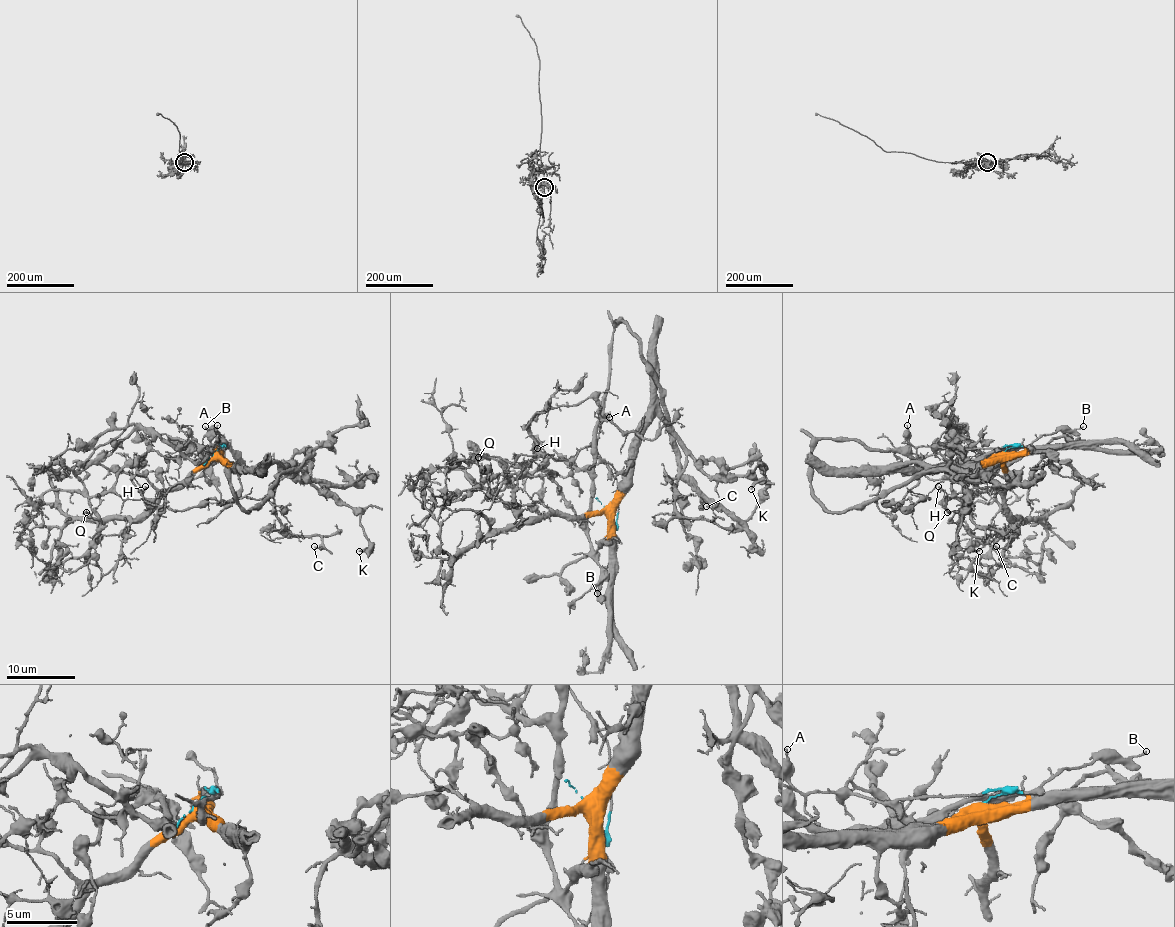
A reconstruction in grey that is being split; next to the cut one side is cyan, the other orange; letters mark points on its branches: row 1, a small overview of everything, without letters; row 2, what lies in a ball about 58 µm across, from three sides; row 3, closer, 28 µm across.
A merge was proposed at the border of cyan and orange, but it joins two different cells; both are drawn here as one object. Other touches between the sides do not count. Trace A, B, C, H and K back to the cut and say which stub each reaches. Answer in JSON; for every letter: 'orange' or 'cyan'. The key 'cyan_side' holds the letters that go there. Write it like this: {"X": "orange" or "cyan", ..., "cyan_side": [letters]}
{"A": "cyan", "B": "cyan", "C": "orange", "H": "cyan", "K": "orange", "cyan_side": ["A", "B", "H"]}

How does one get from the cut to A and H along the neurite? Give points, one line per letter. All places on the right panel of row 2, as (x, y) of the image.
A: (1000, 453), (1010, 448), (1010, 444), (953, 451), (939, 446), (914, 446), (908, 441), (907, 426)
H: (1000, 453), (1010, 444), (953, 451), (936, 443), (967, 458), (963, 451), (963, 487), (945, 499), (938, 486)

